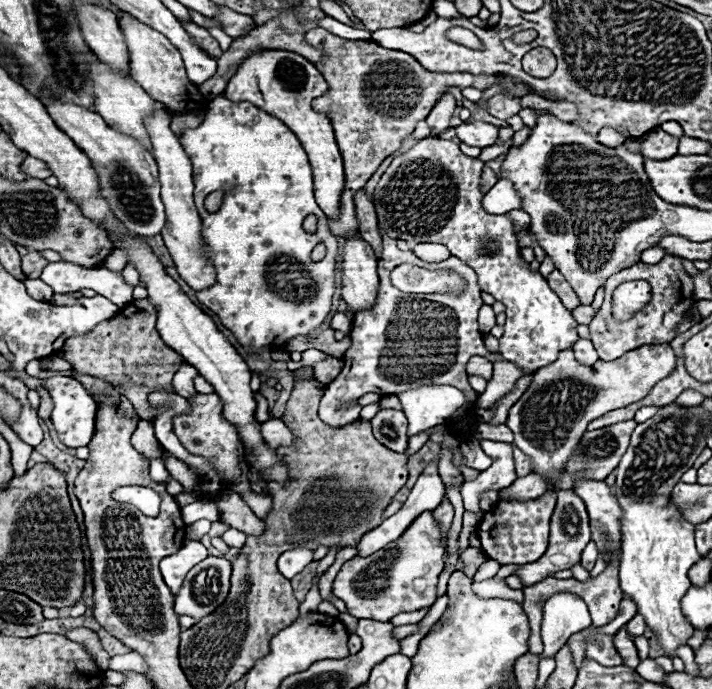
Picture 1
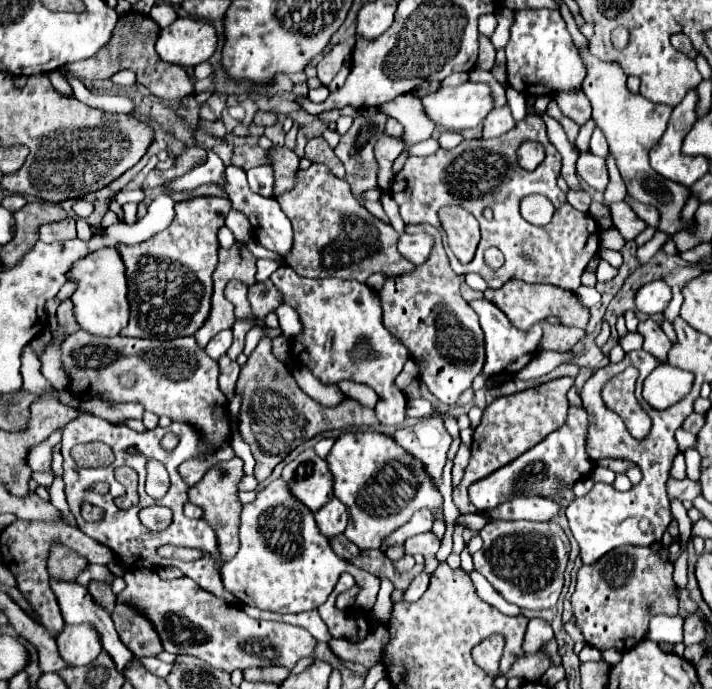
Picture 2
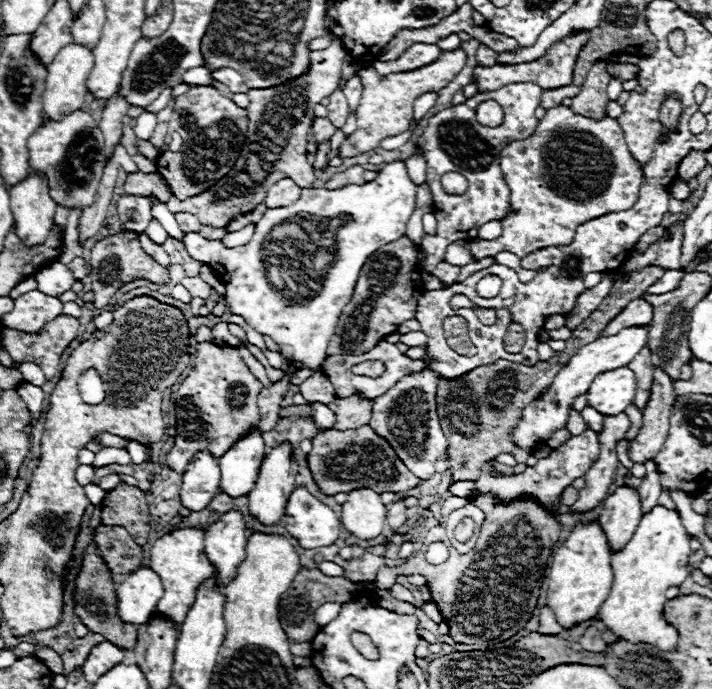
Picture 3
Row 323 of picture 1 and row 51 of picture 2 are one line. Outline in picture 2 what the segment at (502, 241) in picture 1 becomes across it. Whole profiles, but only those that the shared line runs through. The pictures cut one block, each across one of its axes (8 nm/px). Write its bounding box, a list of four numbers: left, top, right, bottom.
[506,8,586,96]

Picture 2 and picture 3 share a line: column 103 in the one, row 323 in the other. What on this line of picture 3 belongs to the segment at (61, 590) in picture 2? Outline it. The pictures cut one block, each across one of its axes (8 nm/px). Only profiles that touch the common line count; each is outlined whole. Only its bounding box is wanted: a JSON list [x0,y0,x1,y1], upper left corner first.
[602,298,652,336]

